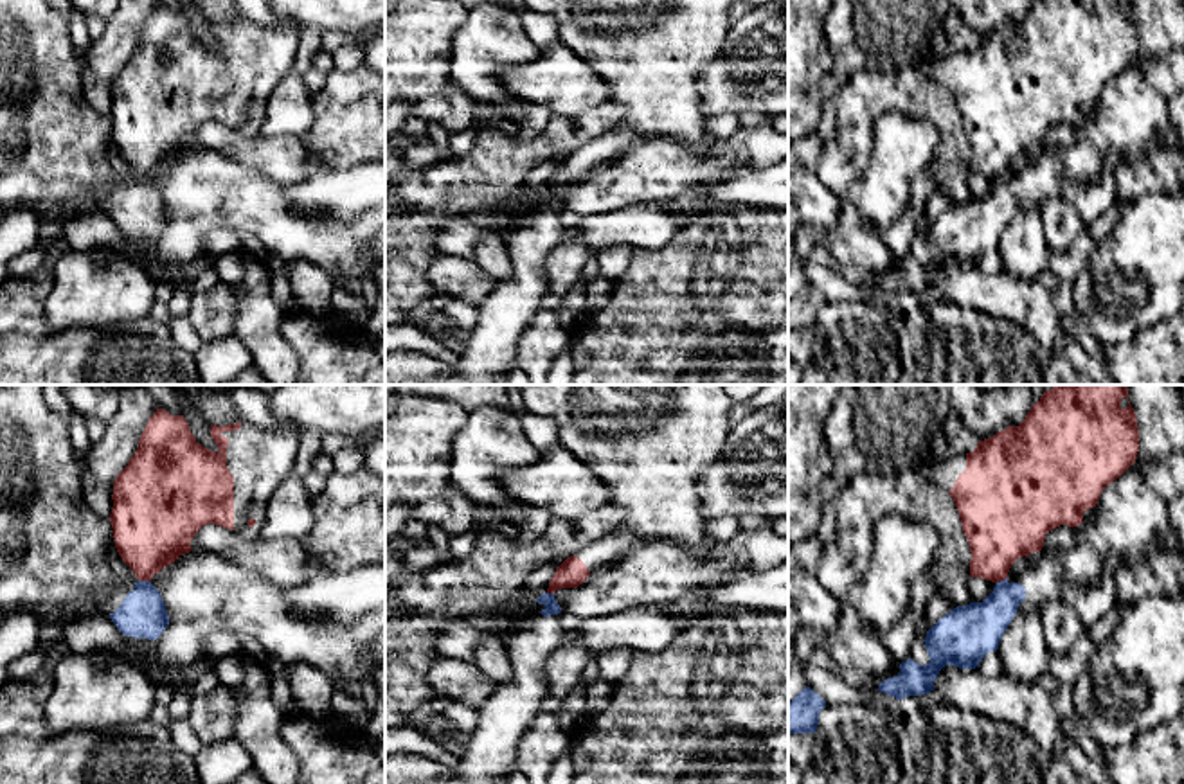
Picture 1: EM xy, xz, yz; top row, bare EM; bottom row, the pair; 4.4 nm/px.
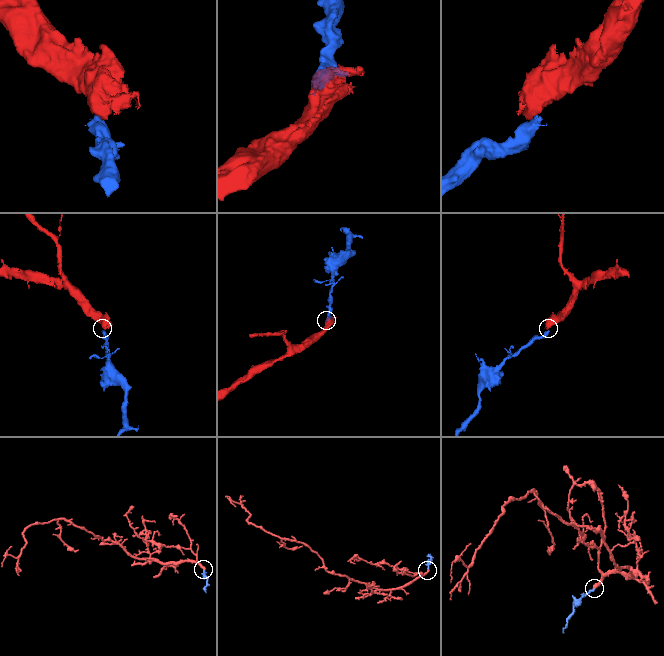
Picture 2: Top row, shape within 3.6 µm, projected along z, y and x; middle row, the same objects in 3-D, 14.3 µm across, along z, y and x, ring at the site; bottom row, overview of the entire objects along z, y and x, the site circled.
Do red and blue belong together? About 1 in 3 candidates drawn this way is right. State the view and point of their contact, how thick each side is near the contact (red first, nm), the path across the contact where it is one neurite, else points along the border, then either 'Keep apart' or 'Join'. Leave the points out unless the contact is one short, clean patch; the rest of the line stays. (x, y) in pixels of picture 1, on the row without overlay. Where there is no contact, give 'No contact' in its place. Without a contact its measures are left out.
Touches red at yz (1001, 177). Thickness 340 nm (red) against 220 nm. Boundary: yz (1006, 173), (995, 180). Keep apart

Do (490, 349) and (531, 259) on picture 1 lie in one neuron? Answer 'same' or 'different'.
same

